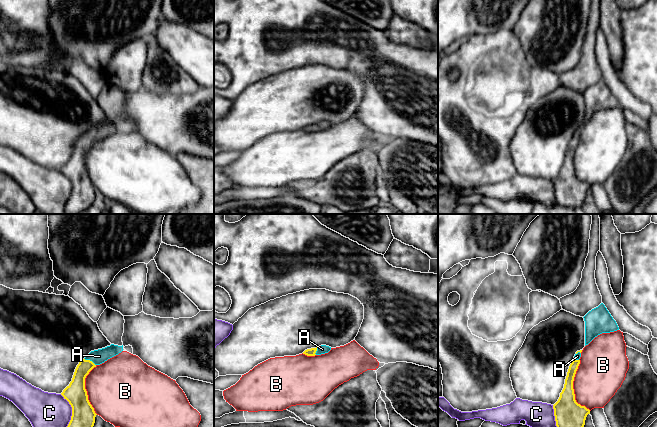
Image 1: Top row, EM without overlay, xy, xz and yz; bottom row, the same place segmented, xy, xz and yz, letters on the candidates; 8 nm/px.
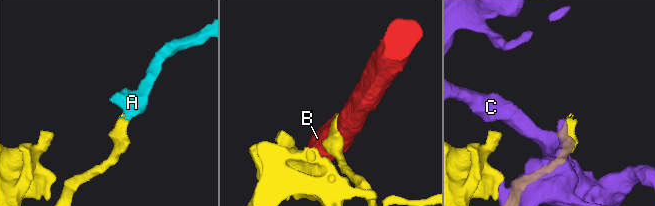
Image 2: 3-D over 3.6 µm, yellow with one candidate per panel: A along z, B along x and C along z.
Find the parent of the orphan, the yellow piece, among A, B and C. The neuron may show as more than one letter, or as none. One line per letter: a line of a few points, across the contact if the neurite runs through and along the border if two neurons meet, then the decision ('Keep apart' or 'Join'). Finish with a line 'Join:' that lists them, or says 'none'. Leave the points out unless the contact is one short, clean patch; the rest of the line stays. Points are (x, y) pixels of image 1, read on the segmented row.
A: Line: xy (76, 388), (82, 369), (90, 361), (99, 356). Join
B: Keep apart
C: Keep apart
Join: A

